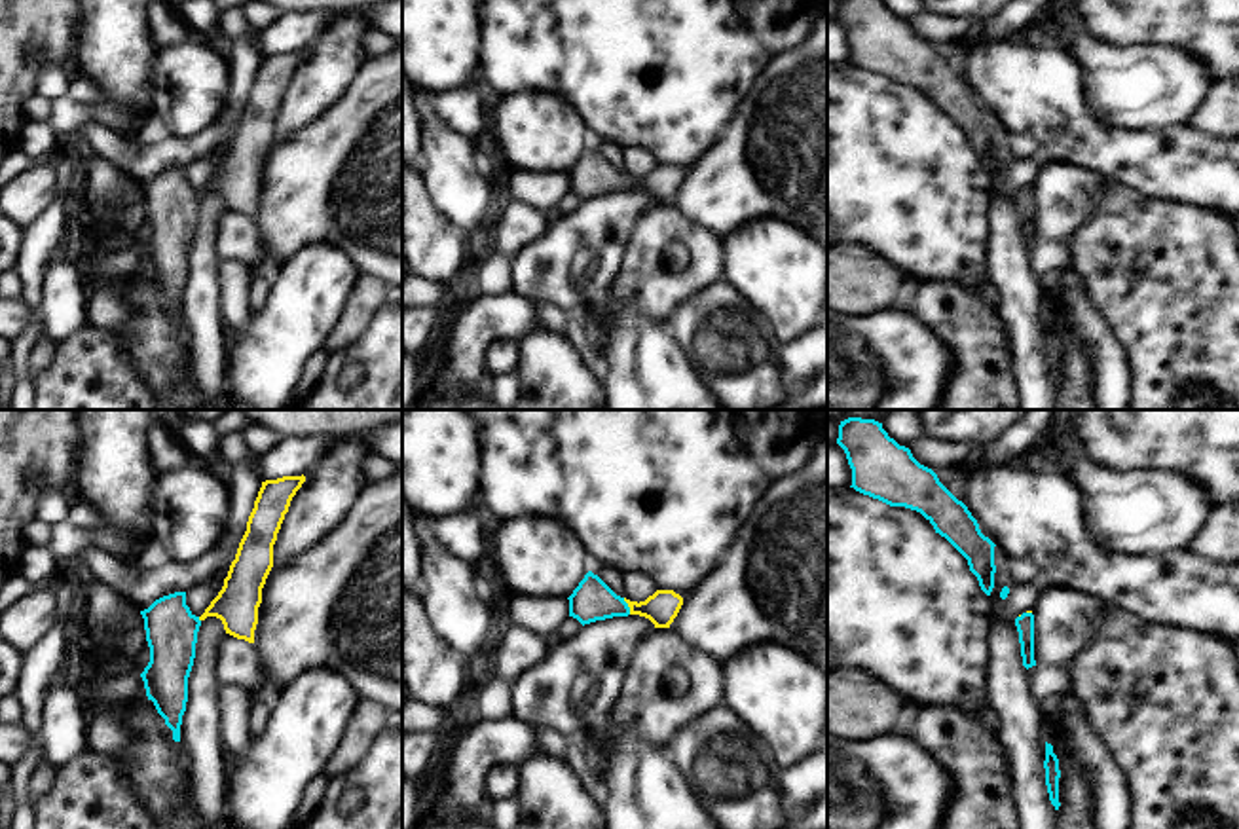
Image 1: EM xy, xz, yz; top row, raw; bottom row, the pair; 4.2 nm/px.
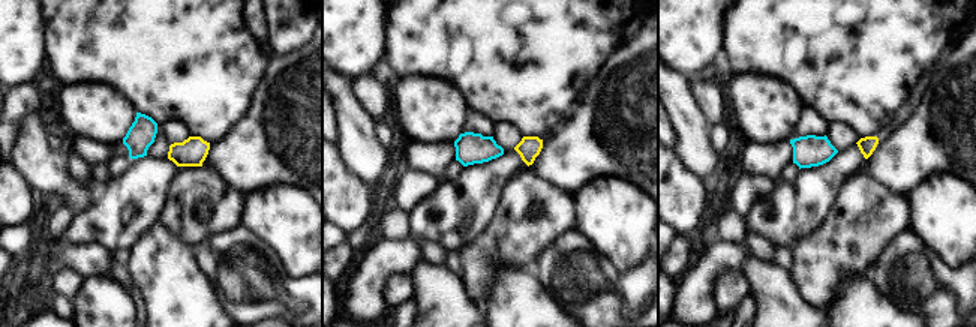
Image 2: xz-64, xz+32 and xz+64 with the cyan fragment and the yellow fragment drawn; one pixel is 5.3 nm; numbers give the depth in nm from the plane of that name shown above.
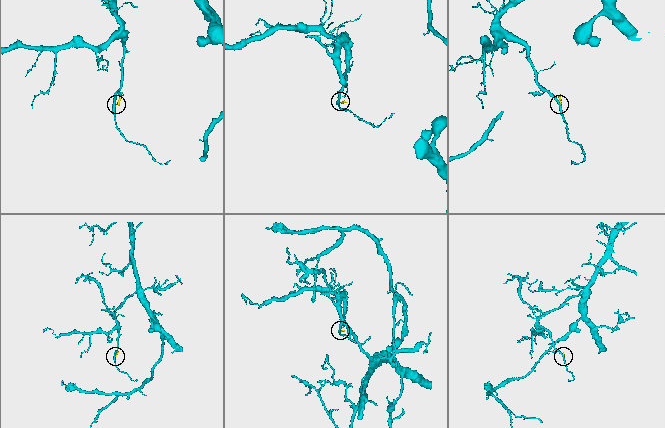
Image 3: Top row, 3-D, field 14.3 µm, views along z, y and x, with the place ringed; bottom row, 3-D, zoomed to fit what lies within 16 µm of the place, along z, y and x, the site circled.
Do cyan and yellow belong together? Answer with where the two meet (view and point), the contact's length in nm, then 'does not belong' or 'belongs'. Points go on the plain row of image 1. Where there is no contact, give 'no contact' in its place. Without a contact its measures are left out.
meets cyan in xz at (627, 181); contact 80 nm long; belongs

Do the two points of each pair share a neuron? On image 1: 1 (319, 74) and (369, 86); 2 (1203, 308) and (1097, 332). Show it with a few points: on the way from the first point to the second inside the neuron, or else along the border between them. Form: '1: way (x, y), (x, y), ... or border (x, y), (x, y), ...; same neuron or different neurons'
1: border (367, 59), (350, 86), (321, 114); different neurons
2: border (1088, 294), (1116, 327), (1131, 370); different neurons

